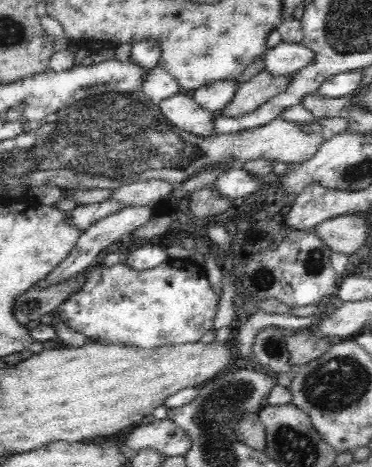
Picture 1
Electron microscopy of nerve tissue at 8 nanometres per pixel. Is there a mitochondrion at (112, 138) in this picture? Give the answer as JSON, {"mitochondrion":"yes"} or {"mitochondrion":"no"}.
{"mitochondrion":"yes"}

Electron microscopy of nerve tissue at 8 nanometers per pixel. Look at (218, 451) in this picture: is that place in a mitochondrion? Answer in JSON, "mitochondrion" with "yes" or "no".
{"mitochondrion":"yes"}

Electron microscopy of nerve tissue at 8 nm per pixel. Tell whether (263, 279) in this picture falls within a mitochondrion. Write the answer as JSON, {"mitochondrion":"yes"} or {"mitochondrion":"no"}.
{"mitochondrion":"yes"}

